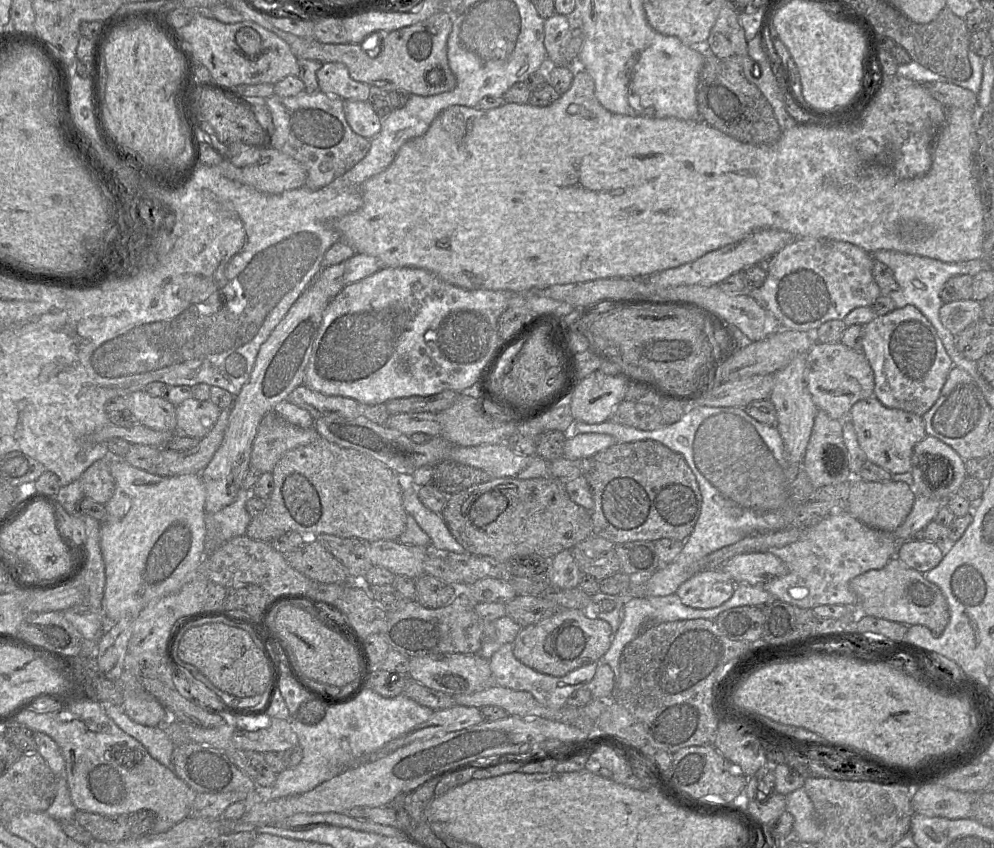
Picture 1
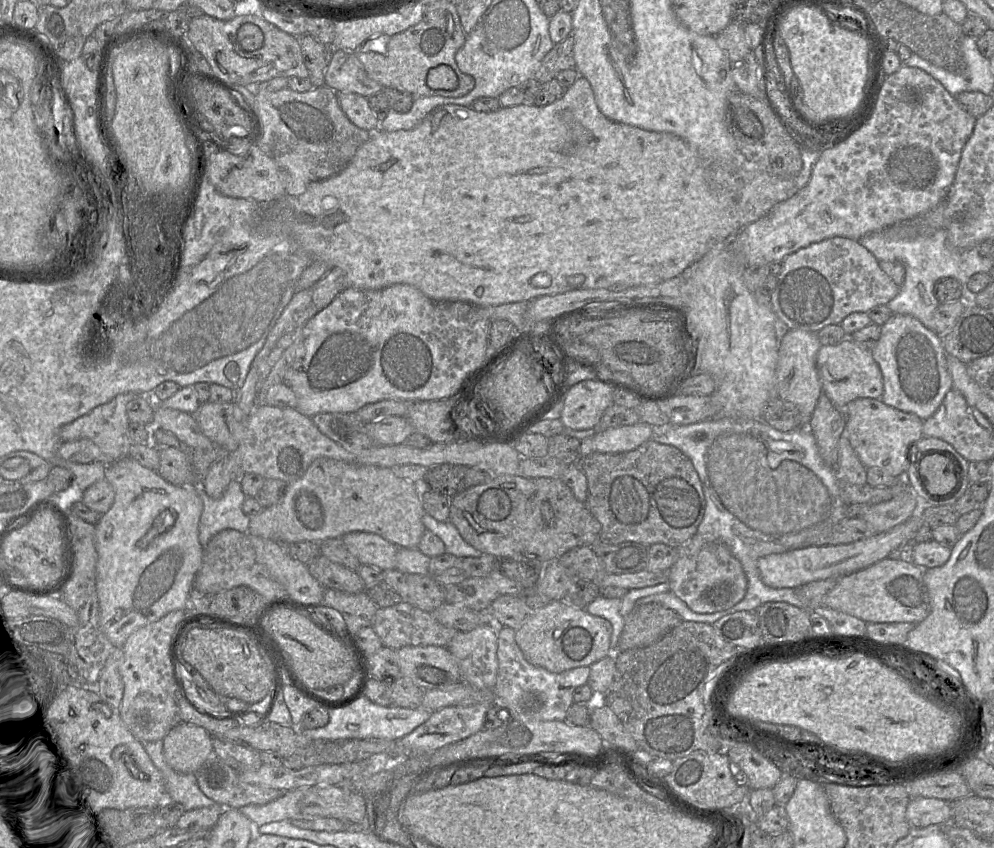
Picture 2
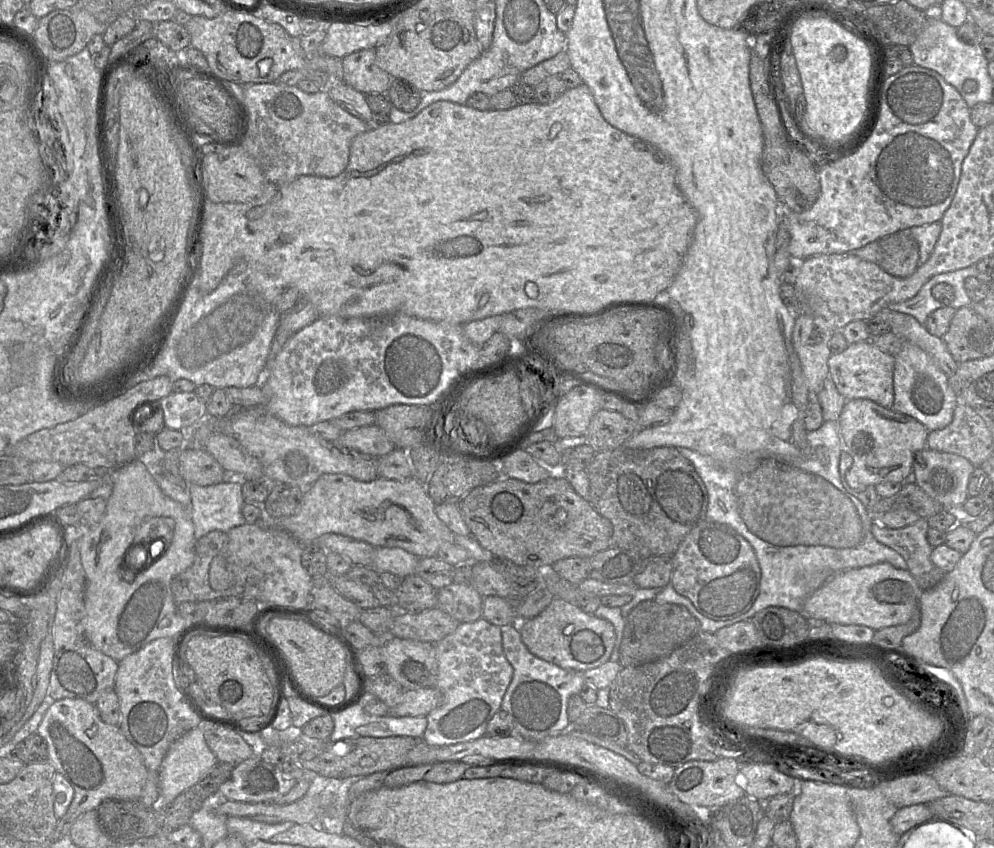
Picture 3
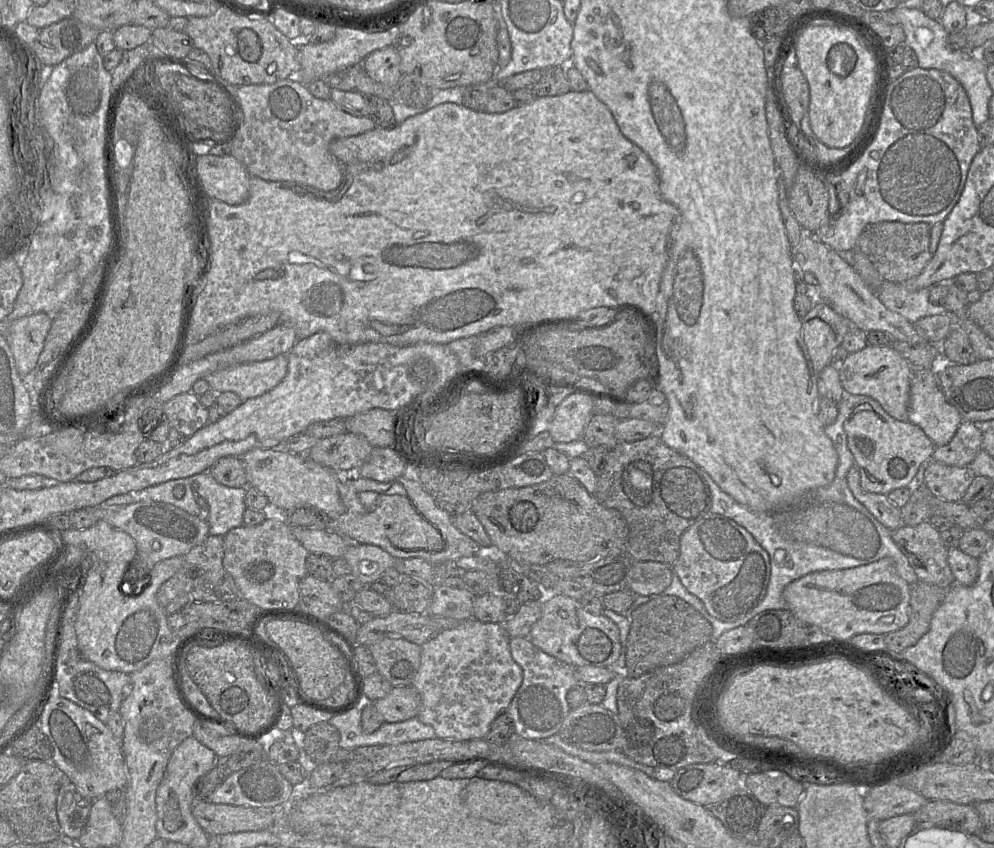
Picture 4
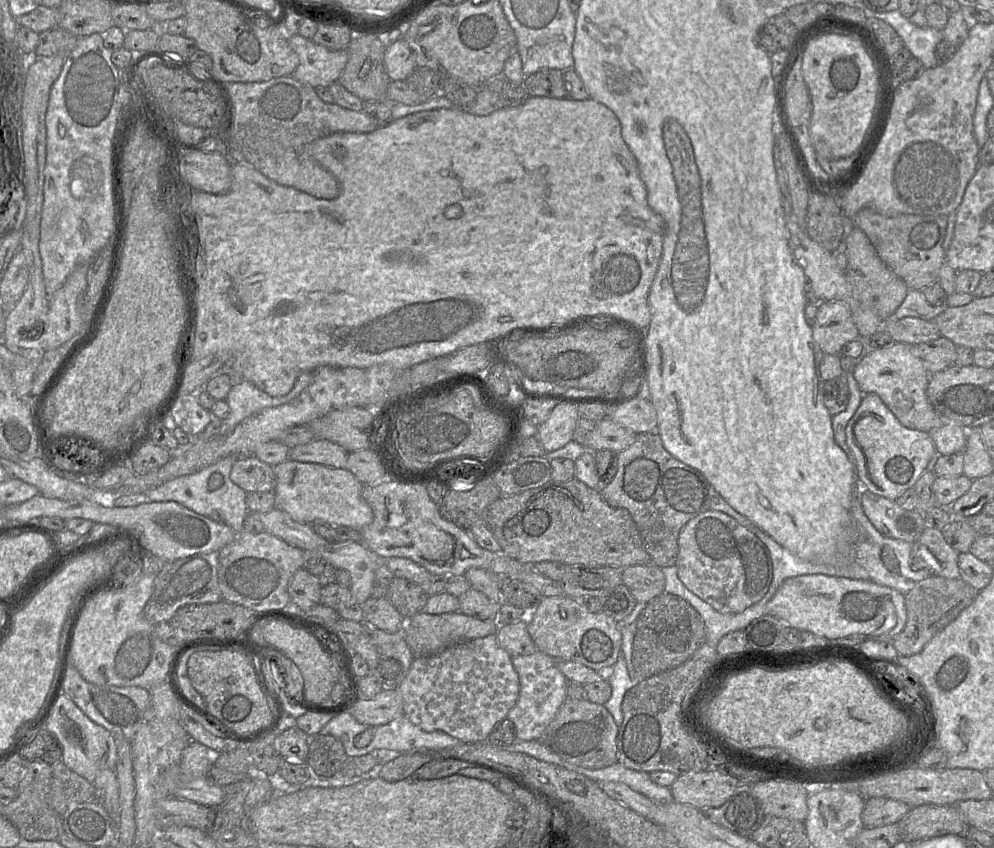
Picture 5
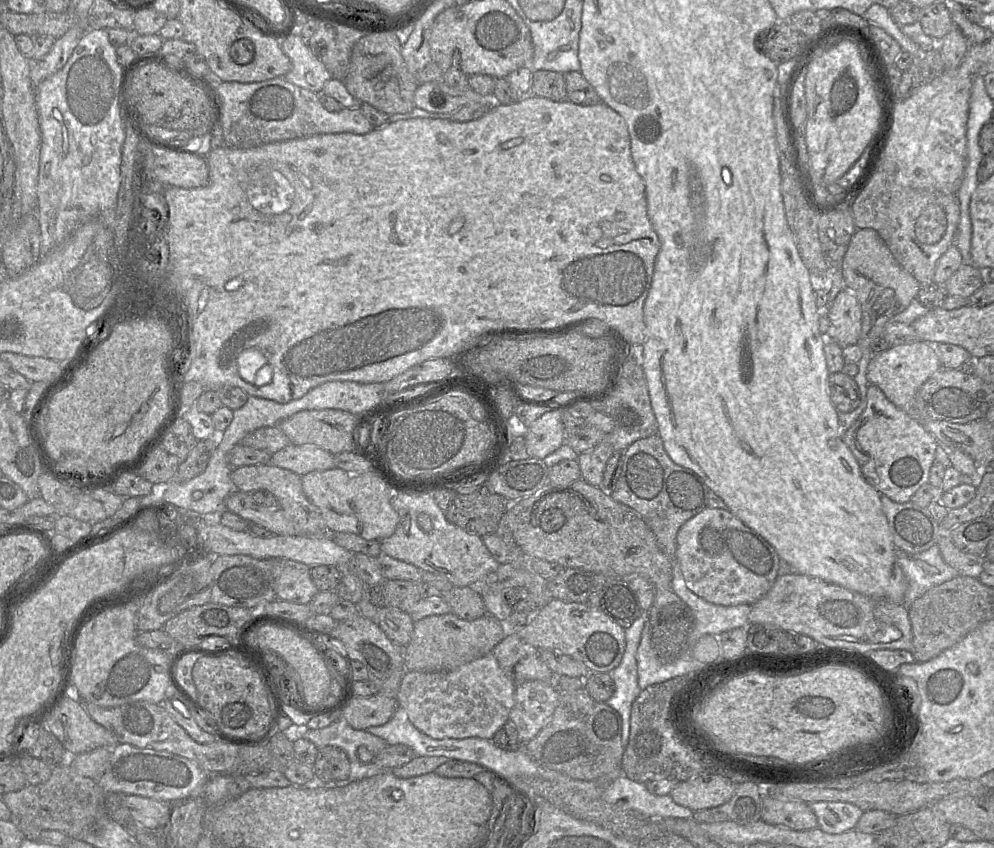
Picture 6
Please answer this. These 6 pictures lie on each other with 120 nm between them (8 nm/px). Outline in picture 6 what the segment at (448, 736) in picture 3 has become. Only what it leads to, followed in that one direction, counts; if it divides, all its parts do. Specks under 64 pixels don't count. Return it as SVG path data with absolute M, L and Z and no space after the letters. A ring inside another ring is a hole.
M490 652L451 671L406 671L397 694L397 707L405 710L419 731L433 739L491 740L508 721L514 694L515 684Z

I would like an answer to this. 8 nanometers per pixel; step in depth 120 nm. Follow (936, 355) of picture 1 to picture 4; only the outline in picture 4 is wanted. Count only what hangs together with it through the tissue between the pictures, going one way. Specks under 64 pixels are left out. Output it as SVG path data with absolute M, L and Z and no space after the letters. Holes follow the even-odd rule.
M914 369L910 383L908 421L920 427L935 446L948 444L961 424L961 415L946 401L939 387L936 369Z

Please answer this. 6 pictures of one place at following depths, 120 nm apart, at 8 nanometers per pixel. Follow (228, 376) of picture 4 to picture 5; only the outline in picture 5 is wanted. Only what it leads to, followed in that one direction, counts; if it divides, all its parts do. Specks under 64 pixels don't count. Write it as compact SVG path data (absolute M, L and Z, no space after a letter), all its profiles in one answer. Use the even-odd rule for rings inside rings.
M304 372L297 378L292 390L283 396L270 396L249 381L235 381L226 401L230 407L228 417L220 427L219 437L230 434L245 419L265 408L290 403L312 382L312 373Z

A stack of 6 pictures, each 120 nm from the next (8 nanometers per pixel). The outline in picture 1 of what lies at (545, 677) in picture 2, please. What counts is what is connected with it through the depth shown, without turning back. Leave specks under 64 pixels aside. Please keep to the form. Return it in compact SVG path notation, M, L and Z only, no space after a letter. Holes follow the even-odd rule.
M512 643L502 645L489 659L490 669L493 674L493 683L505 688L516 691L526 691L543 706L551 709L563 707L568 697L575 690L587 686L595 675L598 663L594 662L589 665L577 668L568 674L560 677L553 677L540 673L516 659L513 654Z

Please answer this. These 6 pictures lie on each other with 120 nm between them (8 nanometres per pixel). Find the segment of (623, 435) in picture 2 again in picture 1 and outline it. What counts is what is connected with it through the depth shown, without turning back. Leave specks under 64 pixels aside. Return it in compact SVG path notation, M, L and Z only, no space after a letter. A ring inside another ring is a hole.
M579 433L566 438L563 457L567 459L590 458L617 442L616 438L609 434Z

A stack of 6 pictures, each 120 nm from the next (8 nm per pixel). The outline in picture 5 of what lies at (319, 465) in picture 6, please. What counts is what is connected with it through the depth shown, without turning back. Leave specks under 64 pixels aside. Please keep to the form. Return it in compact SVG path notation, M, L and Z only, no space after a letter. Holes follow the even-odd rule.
M315 439L305 445L290 448L288 459L317 463L330 468L345 469L349 452L342 446L325 439Z

